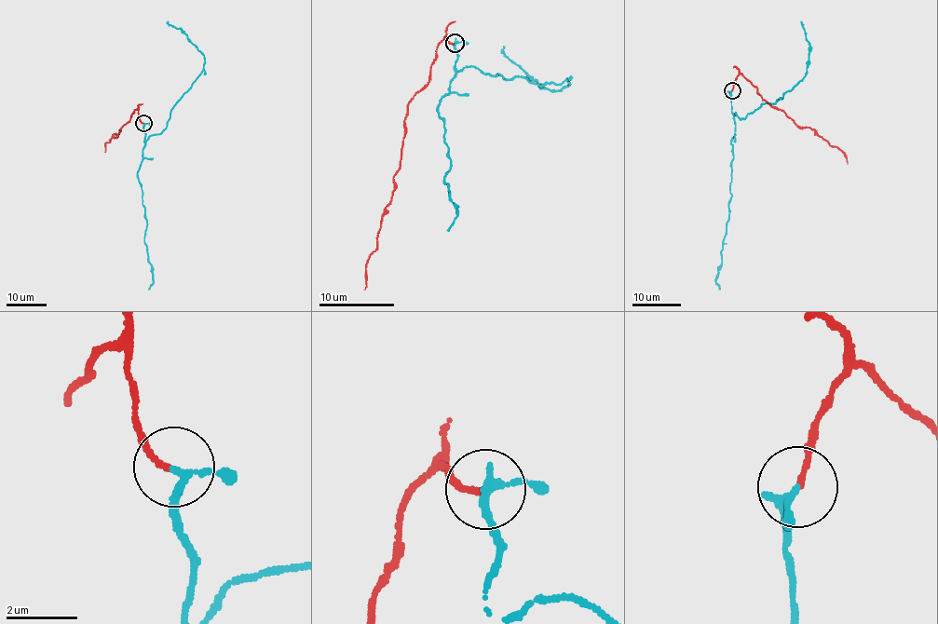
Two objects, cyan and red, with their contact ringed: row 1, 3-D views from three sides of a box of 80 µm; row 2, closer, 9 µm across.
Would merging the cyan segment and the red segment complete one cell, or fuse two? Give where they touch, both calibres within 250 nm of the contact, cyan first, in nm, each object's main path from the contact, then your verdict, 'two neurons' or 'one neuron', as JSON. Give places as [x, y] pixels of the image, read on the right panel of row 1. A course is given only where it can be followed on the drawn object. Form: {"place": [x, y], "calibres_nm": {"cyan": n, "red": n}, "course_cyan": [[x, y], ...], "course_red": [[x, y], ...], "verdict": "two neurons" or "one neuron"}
{"place": [732, 90], "calibres_nm": {"cyan": 190, "red": 150}, "course_cyan": [[732, 90], [729, 92], [735, 137], [730, 142], [734, 158], [729, 214], [715, 279], [720, 289]], "course_red": [[732, 89], [735, 78], [741, 74], [763, 99], [839, 150], [847, 163]], "verdict": "two neurons"}

